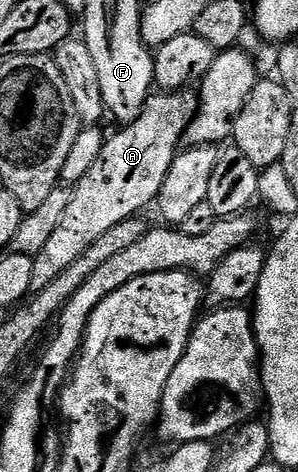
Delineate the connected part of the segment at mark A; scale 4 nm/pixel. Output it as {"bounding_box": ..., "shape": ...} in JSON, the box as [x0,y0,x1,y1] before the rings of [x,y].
{"bounding_box":[33,89,199,287],"shape":[[[183,89],[171,93],[154,93],[146,100],[146,107],[137,122],[123,126],[102,144],[103,156],[94,168],[73,188],[74,197],[64,213],[64,221],[48,237],[44,249],[33,256],[34,287],[49,286],[70,265],[77,261],[93,243],[100,241],[108,229],[120,221],[143,214],[146,206],[153,204],[162,192],[166,178],[180,154],[190,126],[198,116],[199,96],[193,90]]]}

